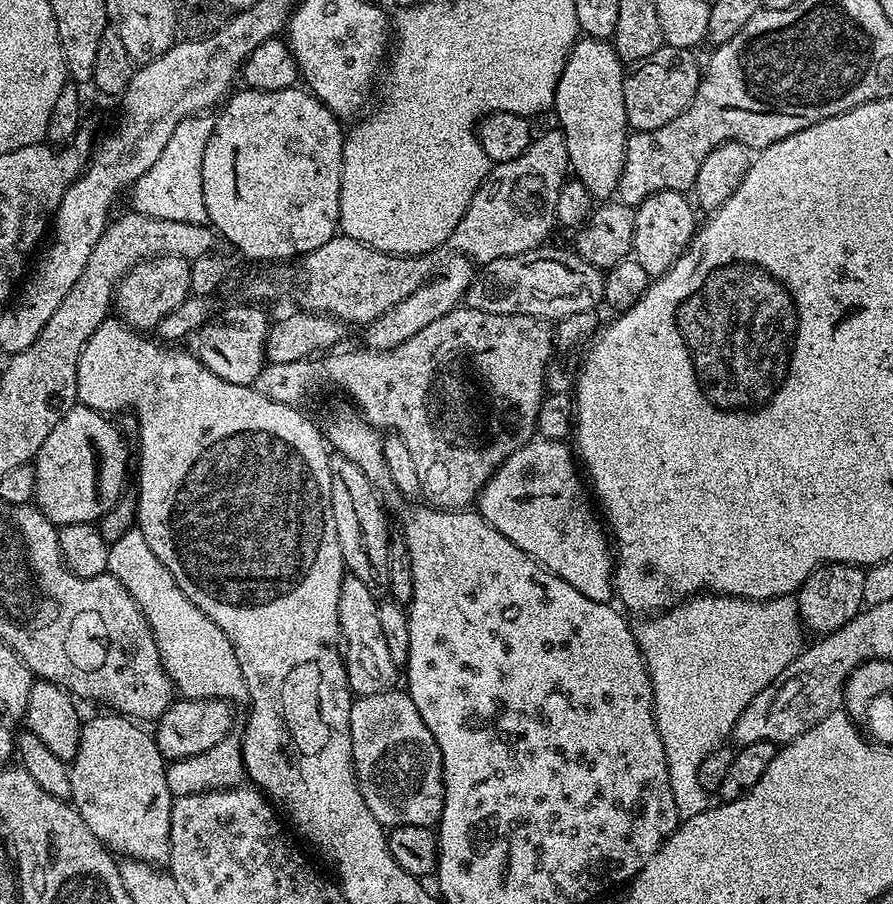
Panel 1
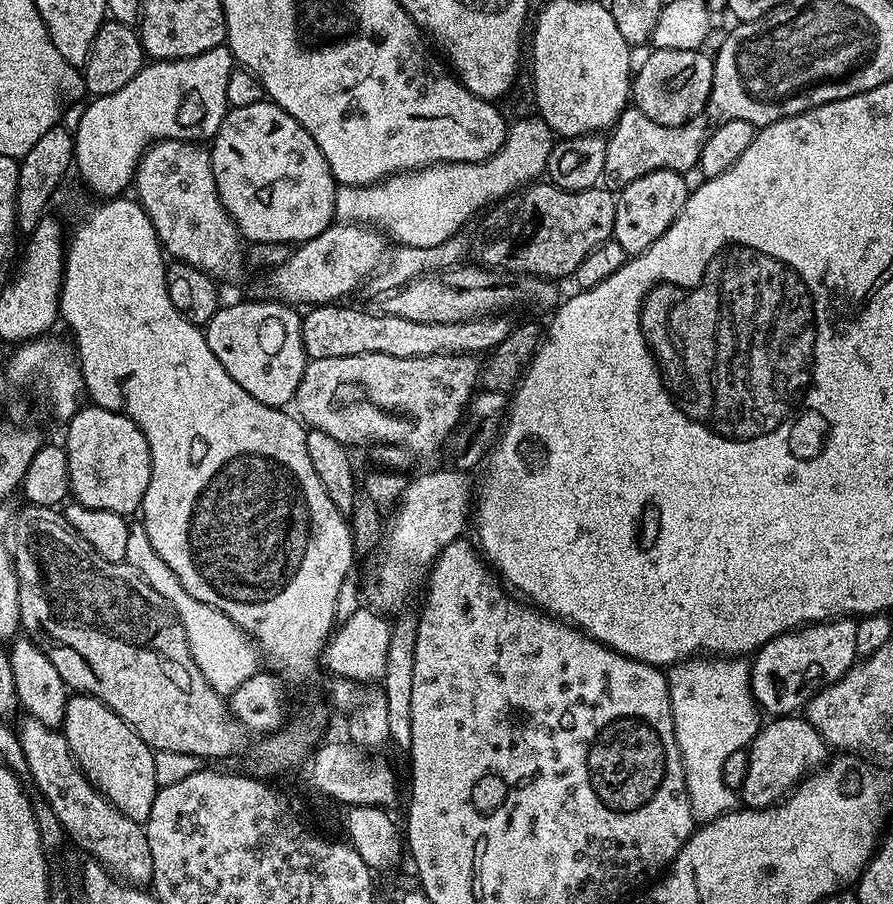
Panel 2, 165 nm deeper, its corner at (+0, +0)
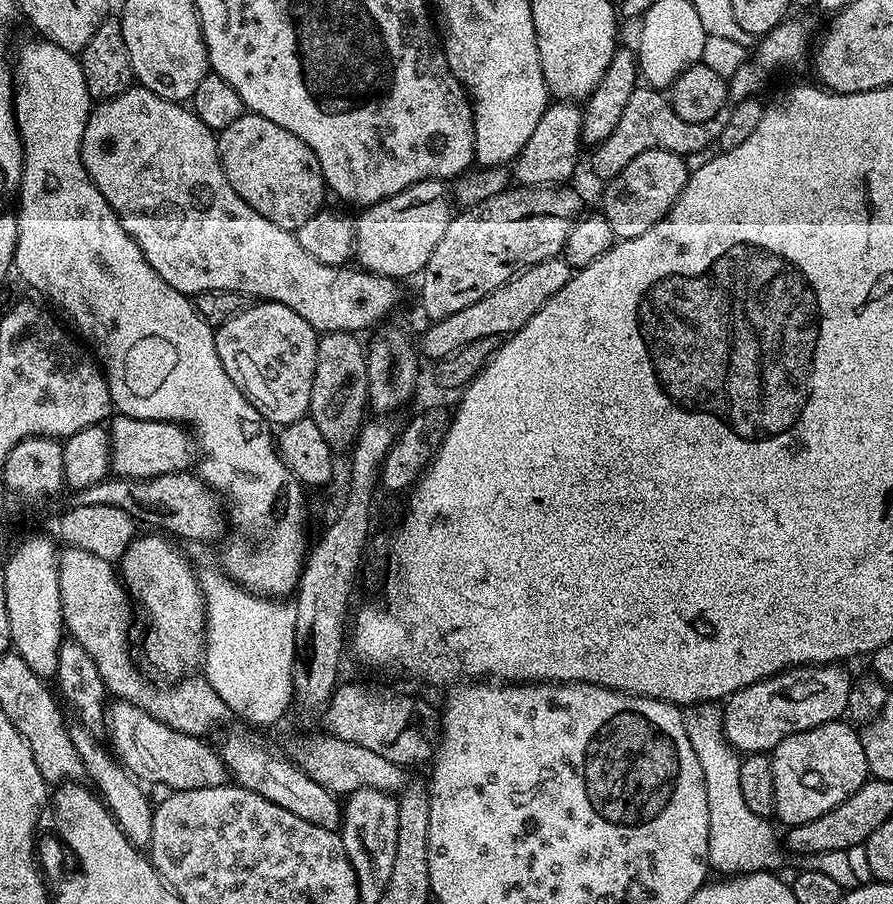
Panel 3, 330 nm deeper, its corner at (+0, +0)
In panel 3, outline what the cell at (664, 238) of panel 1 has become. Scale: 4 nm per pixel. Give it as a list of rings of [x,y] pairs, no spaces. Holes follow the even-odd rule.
[[[646,150],[646,154],[638,154],[638,158],[634,158],[630,162],[630,166],[626,166],[626,170],[622,170],[622,174],[618,174],[613,180],[609,180],[603,185],[604,208],[602,208],[602,214],[606,218],[606,222],[610,222],[613,237],[617,241],[622,241],[646,234],[646,230],[650,230],[650,226],[657,224],[676,205],[676,200],[682,194],[689,175],[684,157],[674,154],[670,150]]]

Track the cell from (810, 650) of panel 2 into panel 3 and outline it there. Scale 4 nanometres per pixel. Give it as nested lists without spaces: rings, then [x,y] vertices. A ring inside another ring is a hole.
[[[810,664],[789,668],[754,682],[723,701],[724,734],[741,754],[768,754],[788,736],[841,719],[848,711],[854,683],[847,667],[835,664]]]

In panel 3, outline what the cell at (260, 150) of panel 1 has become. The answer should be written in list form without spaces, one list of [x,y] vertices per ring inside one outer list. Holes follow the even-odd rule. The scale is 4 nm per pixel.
[[[245,114],[218,133],[222,170],[238,195],[262,218],[295,230],[325,207],[326,185],[314,150],[265,116]]]

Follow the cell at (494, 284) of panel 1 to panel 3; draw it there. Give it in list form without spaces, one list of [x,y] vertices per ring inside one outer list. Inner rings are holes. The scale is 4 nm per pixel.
[[[139,86],[127,88],[113,100],[97,103],[88,115],[80,157],[86,174],[114,210],[126,234],[138,242],[146,262],[174,290],[185,294],[234,290],[246,298],[290,306],[298,318],[310,322],[317,334],[367,333],[385,323],[400,304],[400,288],[396,285],[399,283],[393,277],[379,276],[356,266],[318,262],[314,254],[302,250],[295,231],[262,218],[258,210],[251,208],[230,186],[222,170],[217,133],[183,103],[167,100]]]

